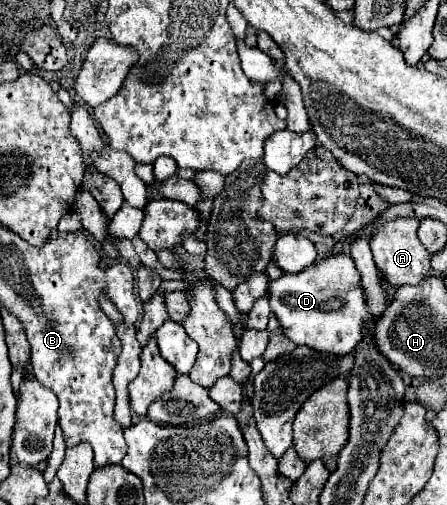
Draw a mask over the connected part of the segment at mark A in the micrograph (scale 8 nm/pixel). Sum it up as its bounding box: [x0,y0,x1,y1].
[370,217,430,287]

